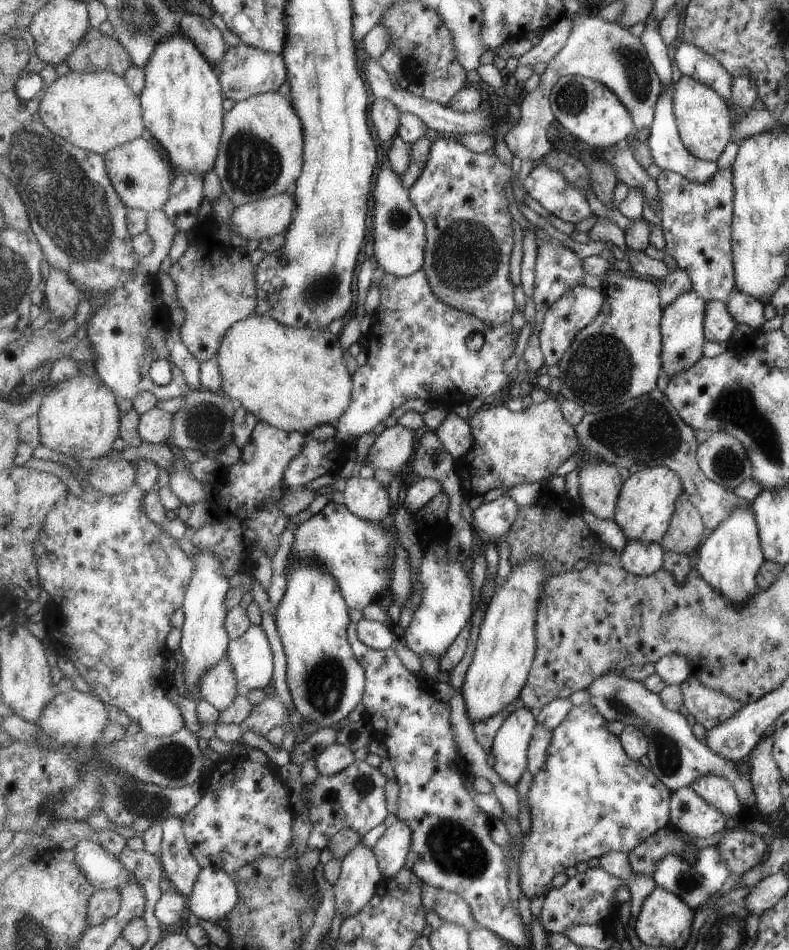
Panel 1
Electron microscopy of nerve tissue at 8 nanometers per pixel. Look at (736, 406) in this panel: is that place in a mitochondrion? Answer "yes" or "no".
yes

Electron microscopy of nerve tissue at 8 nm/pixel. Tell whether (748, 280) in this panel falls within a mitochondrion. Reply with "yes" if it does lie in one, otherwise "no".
no

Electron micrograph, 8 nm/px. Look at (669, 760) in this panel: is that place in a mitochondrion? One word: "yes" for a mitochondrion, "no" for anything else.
yes

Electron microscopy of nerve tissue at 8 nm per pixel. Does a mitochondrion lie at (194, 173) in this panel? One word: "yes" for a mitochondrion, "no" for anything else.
no

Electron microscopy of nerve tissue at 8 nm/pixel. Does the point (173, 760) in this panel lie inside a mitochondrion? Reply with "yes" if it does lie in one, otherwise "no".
yes

